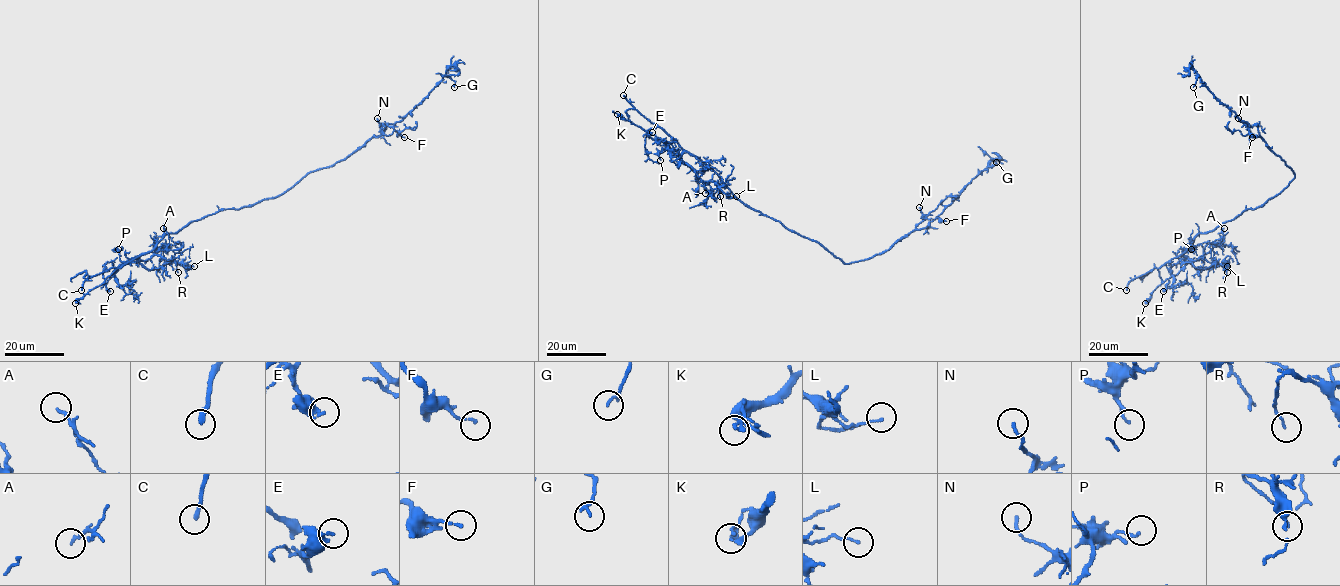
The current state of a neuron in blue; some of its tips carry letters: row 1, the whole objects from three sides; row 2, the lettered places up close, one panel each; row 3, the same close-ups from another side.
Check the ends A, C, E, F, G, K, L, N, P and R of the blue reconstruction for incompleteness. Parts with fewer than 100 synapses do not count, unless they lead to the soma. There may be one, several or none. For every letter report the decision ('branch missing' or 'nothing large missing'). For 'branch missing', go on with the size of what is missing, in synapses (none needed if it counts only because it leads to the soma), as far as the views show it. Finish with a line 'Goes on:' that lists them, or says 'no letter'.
A: nothing large missing
C: branch missing
E: nothing large missing
F: nothing large missing
G: nothing large missing
K: nothing large missing
L: nothing large missing
N: nothing large missing
P: nothing large missing
R: nothing large missing
Goes on: C

